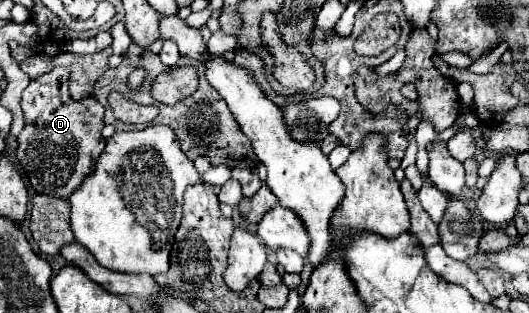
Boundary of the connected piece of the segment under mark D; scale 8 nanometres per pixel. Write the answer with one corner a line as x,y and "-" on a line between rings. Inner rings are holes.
54,67
52,71
40,75
38,79
32,79
30,85
22,93
22,111
26,125
22,133
18,135
18,147
16,157
20,161
20,167
30,179
30,185
36,189
36,193
44,193
50,197
68,199
82,181
94,171
96,161
104,149
104,105
96,97
86,97
82,101
74,101
68,95
68,71
62,67

